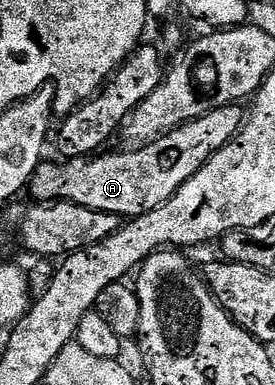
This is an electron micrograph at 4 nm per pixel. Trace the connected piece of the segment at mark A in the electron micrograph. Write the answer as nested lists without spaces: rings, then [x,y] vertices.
[[[235,104],[214,110],[146,146],[126,148],[123,154],[103,153],[89,160],[62,164],[66,166],[57,166],[50,160],[43,161],[30,177],[28,194],[42,204],[75,202],[96,212],[118,214],[123,220],[133,220],[157,206],[163,206],[197,170],[205,166],[217,150],[237,139],[244,125],[242,109],[241,105]]]

